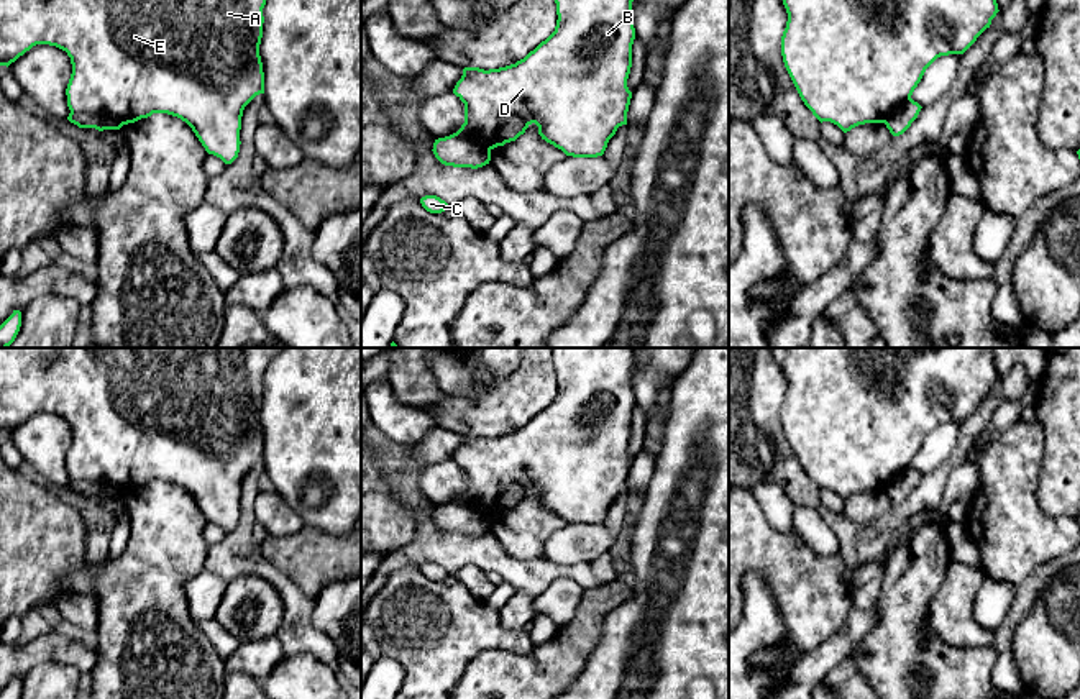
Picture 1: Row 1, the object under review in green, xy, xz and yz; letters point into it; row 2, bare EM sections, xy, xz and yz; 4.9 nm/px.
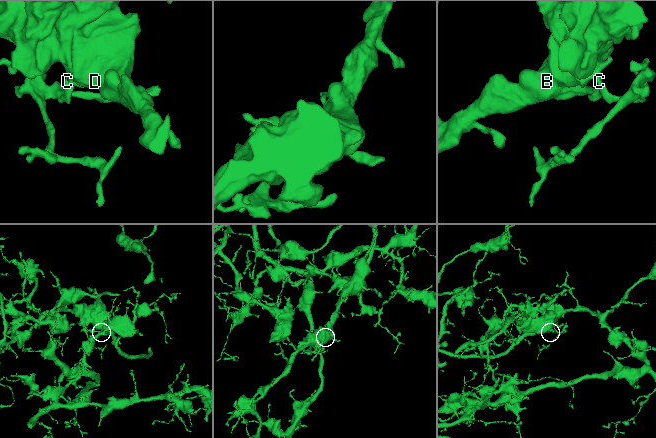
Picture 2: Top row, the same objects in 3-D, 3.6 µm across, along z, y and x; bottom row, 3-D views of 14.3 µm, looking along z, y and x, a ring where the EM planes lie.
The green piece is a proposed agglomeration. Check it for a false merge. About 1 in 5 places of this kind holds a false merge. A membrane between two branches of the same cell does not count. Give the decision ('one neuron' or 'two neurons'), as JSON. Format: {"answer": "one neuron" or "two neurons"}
{"answer": "two neurons"}

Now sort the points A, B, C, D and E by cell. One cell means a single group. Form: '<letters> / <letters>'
A B D E / C

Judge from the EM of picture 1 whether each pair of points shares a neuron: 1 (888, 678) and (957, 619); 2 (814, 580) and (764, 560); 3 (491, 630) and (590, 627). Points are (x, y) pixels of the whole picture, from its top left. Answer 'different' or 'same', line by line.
1: different
2: same
3: different

